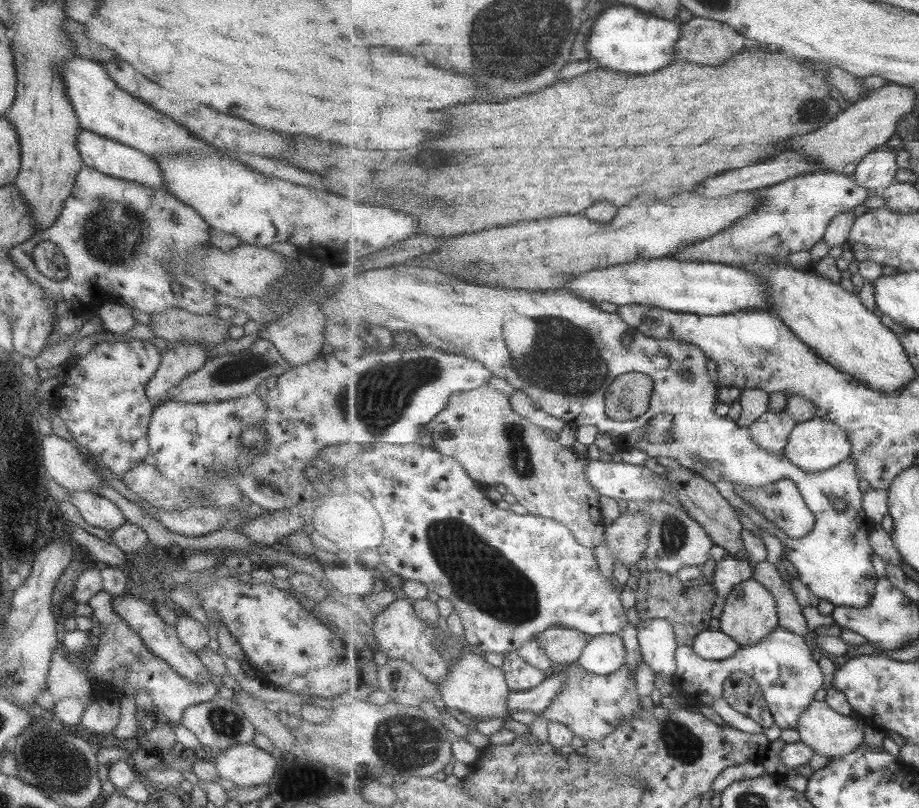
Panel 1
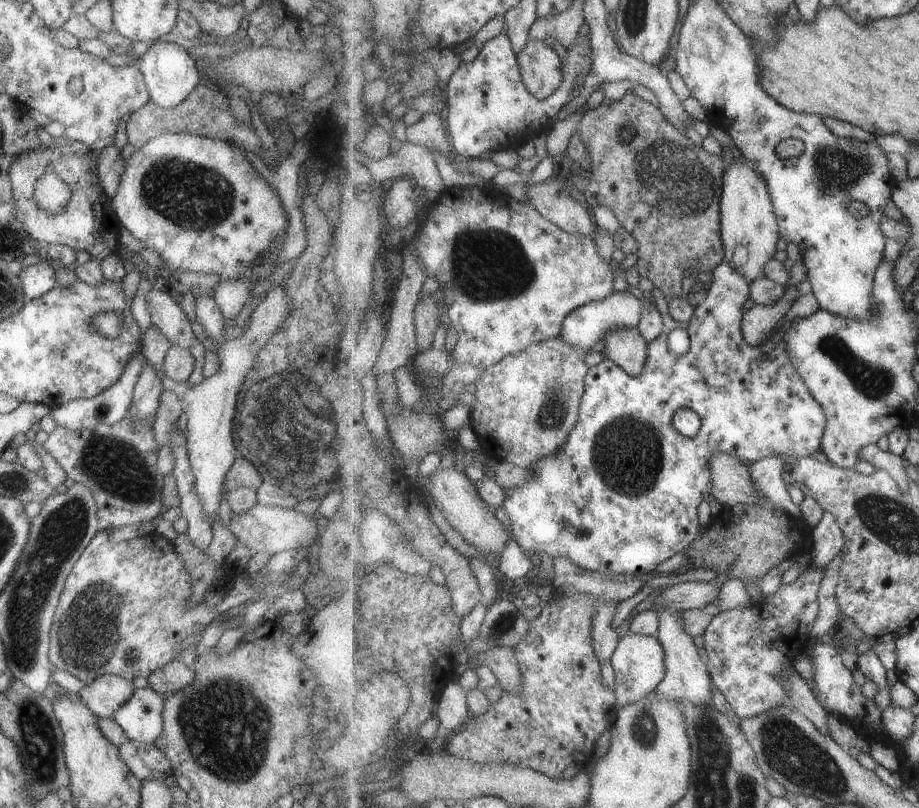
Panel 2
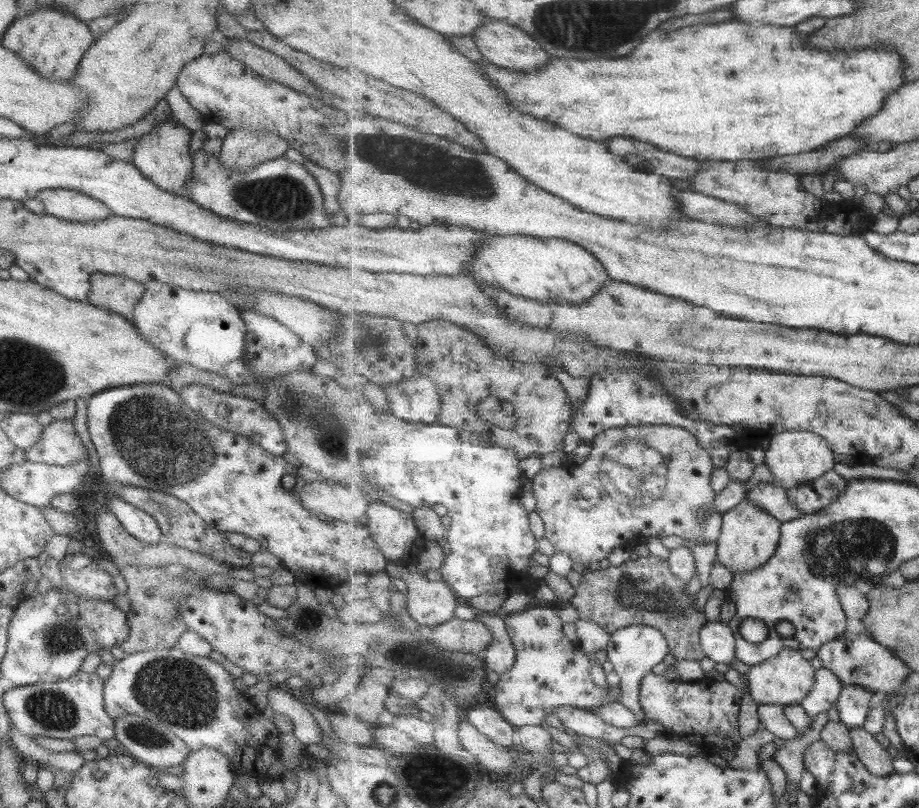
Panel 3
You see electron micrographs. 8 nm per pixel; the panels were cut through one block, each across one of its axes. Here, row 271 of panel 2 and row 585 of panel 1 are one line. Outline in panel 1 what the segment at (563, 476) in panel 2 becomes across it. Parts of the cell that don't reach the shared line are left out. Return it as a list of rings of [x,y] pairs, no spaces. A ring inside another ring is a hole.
[[[726,554],[716,566],[714,586],[719,597],[727,600],[739,584],[753,578],[754,568],[749,559]]]

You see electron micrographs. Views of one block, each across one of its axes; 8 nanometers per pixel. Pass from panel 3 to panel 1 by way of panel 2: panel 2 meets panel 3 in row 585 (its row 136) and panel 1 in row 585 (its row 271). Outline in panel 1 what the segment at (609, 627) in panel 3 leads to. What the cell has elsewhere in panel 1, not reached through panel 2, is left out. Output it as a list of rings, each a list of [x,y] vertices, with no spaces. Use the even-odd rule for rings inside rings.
[[[707,560],[703,566],[703,578],[695,584],[685,583],[677,578],[676,574],[669,574],[662,570],[643,572],[638,574],[638,603],[636,612],[641,620],[653,620],[653,618],[663,618],[673,624],[678,644],[681,646],[691,646],[695,644],[695,639],[706,630],[713,620],[711,610],[719,598],[719,593],[714,586],[714,576],[718,562]]]

